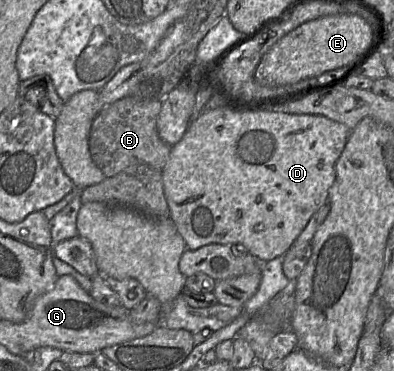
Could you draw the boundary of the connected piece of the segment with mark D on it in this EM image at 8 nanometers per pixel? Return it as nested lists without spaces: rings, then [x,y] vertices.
[[[222,106],[204,111],[189,125],[183,138],[172,146],[162,174],[164,194],[168,202],[170,217],[184,238],[187,249],[196,250],[212,243],[231,244],[249,252],[260,262],[268,262],[276,257],[284,256],[293,246],[313,214],[328,201],[329,189],[336,179],[336,164],[345,148],[350,131],[345,124],[322,115],[288,114],[269,110],[247,111],[236,106]]]

